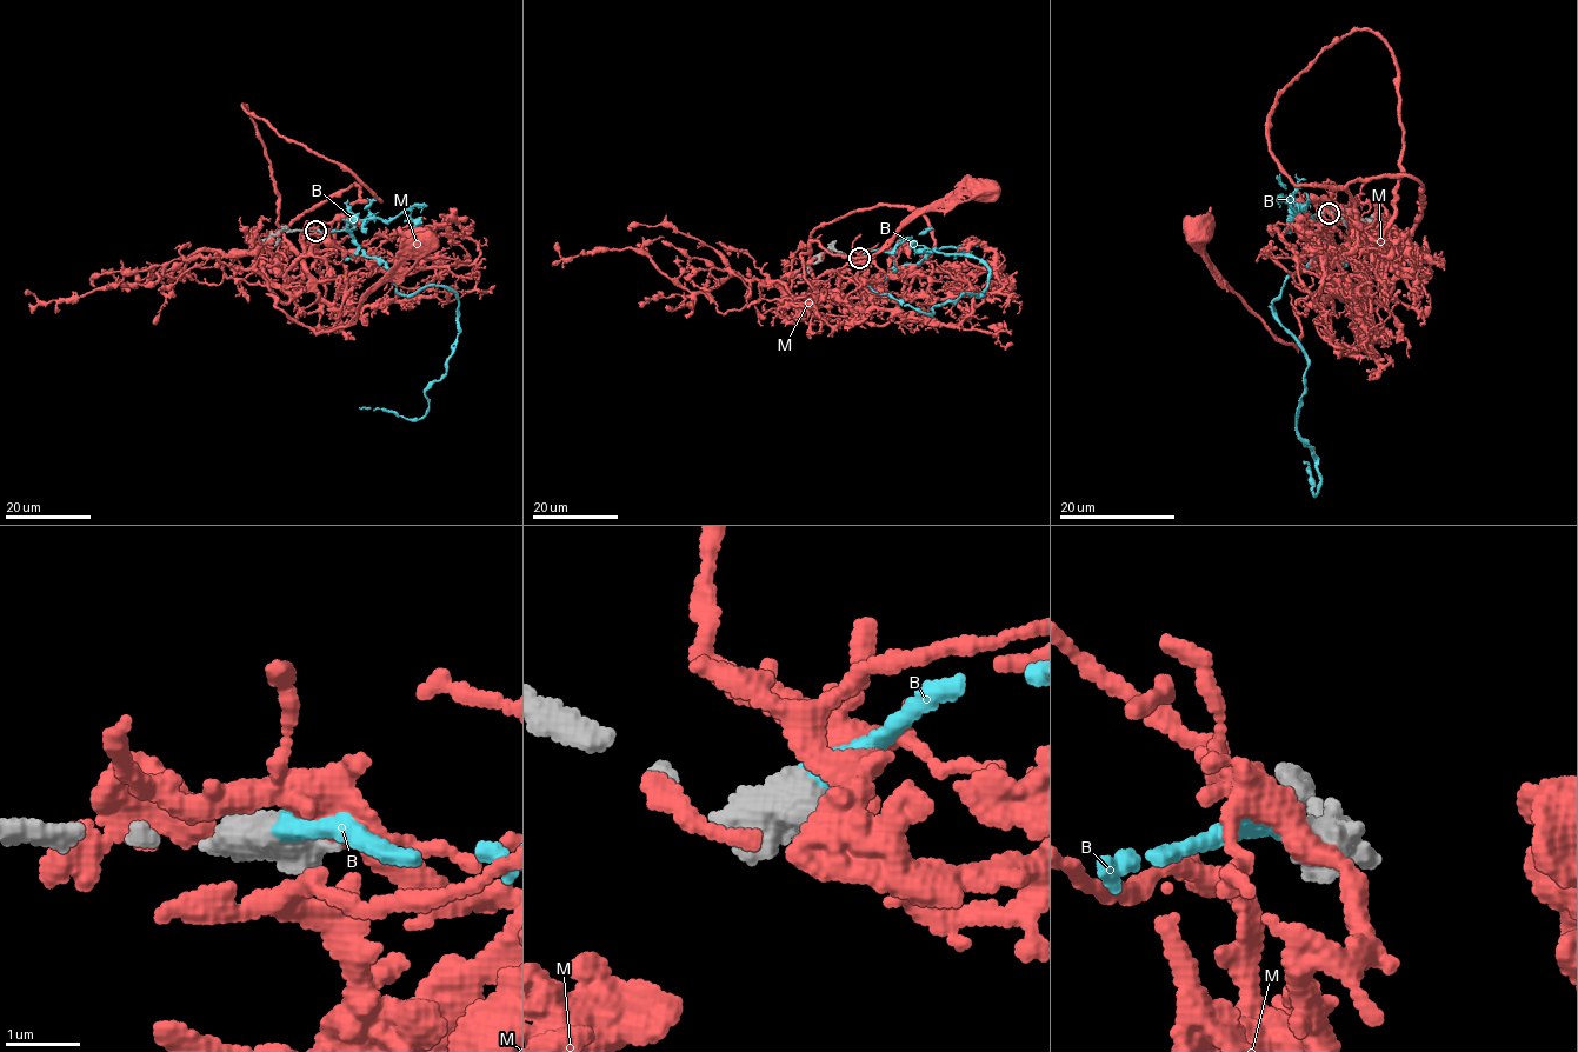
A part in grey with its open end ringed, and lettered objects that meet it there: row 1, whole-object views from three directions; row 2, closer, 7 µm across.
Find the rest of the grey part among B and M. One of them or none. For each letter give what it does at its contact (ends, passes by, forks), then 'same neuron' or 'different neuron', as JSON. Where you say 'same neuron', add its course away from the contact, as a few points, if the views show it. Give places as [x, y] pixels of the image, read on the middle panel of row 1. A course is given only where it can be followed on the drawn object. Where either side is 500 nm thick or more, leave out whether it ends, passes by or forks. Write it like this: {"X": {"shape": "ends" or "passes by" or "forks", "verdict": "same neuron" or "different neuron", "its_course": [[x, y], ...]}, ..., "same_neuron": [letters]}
{"B": {"verdict": "same neuron", "its_course": [[858, 257], [889, 251], [899, 267], [934, 248], [989, 272], [981, 295], [931, 315], [867, 286]]}, "M": {"verdict": "different neuron"}, "same_neuron": ["B"]}

